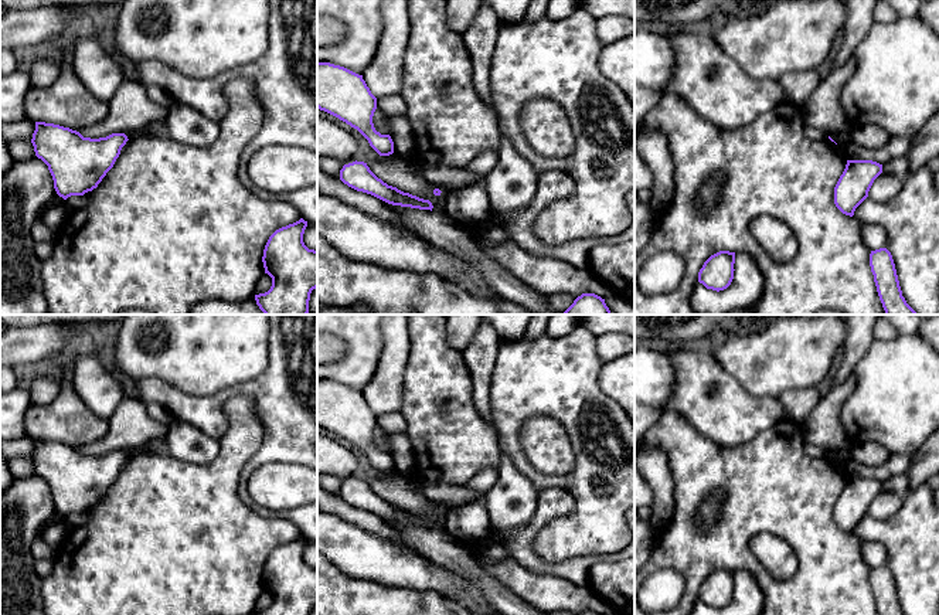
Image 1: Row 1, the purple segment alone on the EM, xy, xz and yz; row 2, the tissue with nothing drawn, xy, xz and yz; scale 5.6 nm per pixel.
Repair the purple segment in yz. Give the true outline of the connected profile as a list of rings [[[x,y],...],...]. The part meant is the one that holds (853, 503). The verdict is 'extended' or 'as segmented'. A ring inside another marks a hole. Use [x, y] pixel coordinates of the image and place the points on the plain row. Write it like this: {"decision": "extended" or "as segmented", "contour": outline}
{"decision": "as segmented", "contour": [[[847,478],[834,504],[834,521],[853,534],[855,526],[868,514],[874,497],[882,490],[882,482],[872,478]]]}

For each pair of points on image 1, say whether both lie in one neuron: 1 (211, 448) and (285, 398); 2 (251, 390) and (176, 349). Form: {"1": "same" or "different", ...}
{"1": "different", "2": "different"}

